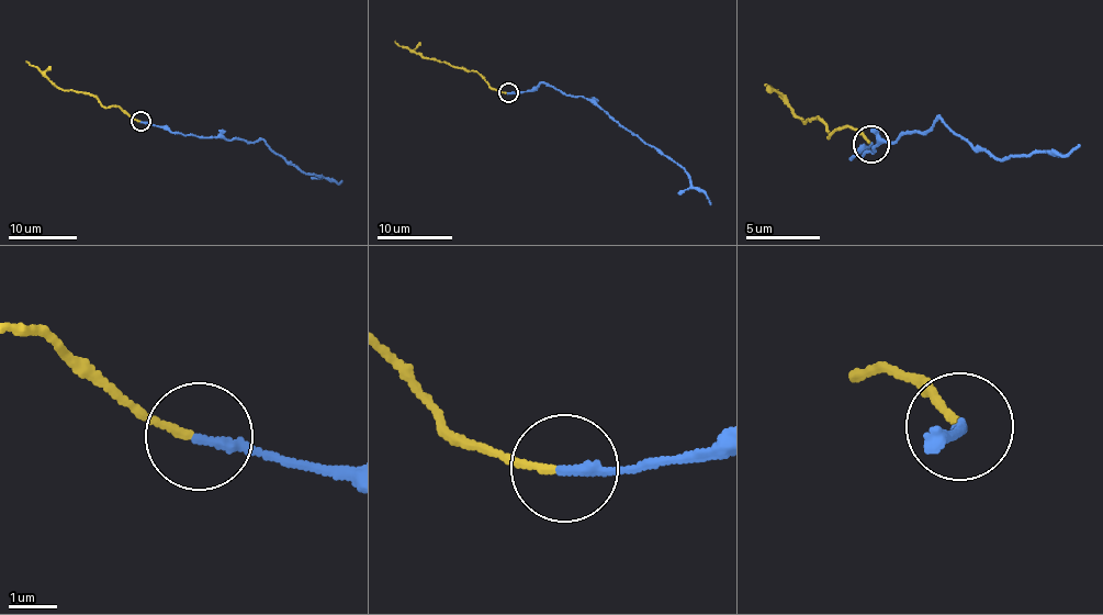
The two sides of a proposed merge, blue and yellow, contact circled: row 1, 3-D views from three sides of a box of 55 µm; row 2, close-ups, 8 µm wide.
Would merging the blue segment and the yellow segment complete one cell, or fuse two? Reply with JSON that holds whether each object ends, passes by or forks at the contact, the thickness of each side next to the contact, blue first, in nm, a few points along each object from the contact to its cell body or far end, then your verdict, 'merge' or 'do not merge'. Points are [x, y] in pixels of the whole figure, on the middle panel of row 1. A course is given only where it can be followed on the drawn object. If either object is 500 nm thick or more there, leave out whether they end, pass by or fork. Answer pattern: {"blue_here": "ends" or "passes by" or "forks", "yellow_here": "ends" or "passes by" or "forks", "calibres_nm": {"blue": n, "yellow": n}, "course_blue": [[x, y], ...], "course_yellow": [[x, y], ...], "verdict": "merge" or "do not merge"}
{"blue_here": "ends", "yellow_here": "ends", "calibres_nm": {"blue": 220, "yellow": 150}, "course_blue": [[508, 92], [535, 90], [549, 84], [566, 94], [593, 100], [675, 161], [710, 205]], "course_yellow": [[507, 92], [497, 91], [472, 71], [424, 57], [394, 41]], "verdict": "do not merge"}

